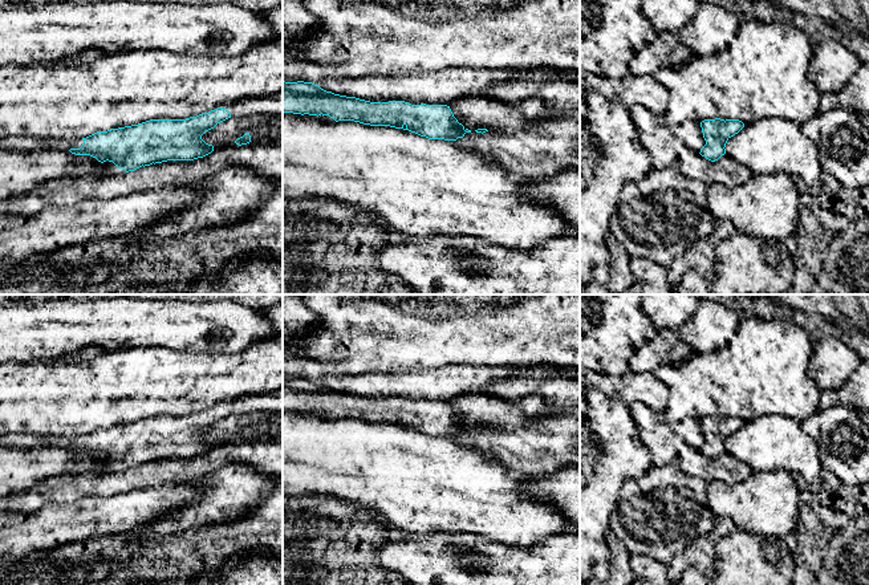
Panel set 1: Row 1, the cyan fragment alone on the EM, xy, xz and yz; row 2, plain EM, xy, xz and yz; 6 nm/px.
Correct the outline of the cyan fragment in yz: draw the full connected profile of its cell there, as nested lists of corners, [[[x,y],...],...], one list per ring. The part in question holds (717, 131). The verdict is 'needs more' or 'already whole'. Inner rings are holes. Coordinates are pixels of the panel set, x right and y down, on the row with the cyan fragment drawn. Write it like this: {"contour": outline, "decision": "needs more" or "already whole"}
{"contour": [[[704,119],[701,122],[706,145],[701,149],[701,155],[715,162],[726,154],[727,141],[738,134],[744,123],[739,119]]], "decision": "already whole"}

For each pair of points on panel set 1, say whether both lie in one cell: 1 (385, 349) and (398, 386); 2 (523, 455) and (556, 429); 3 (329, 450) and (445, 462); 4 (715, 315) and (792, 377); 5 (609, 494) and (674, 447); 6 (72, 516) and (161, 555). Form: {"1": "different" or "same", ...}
{"1": "different", "2": "same", "3": "same", "4": "different", "5": "different", "6": "different"}

